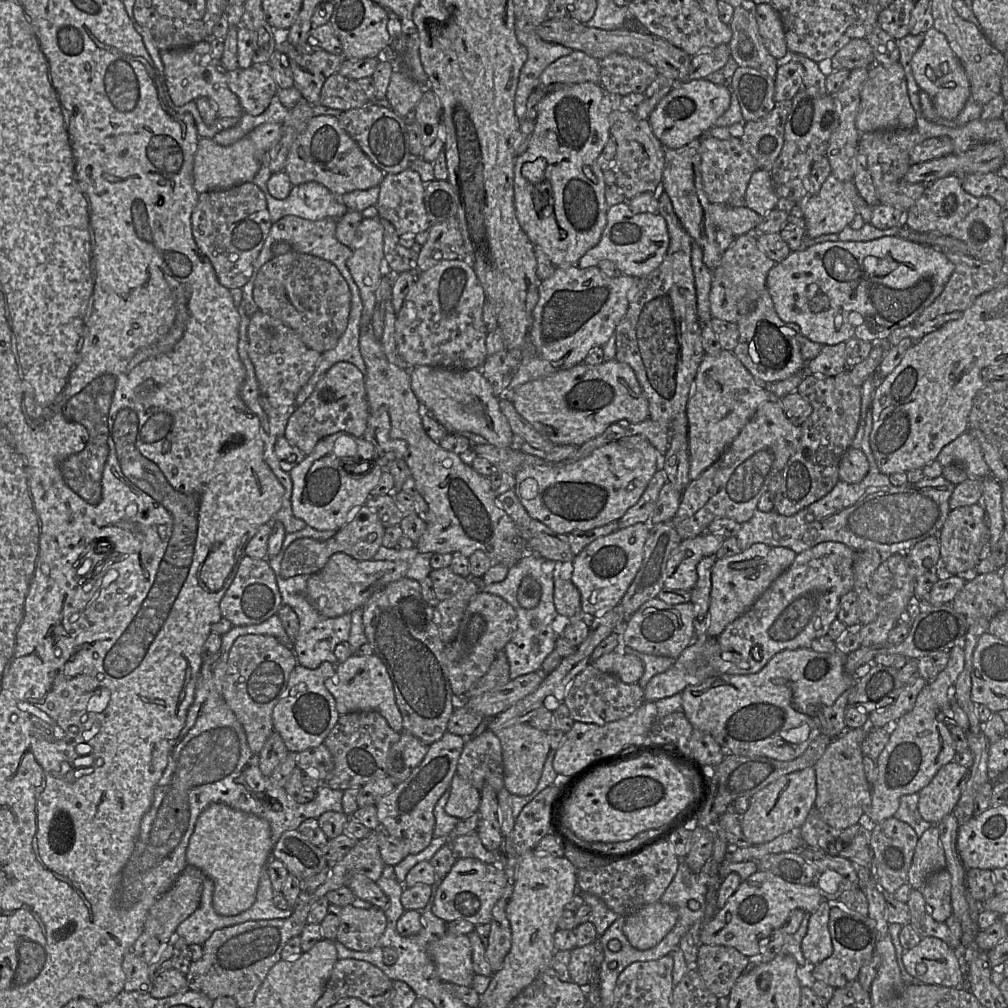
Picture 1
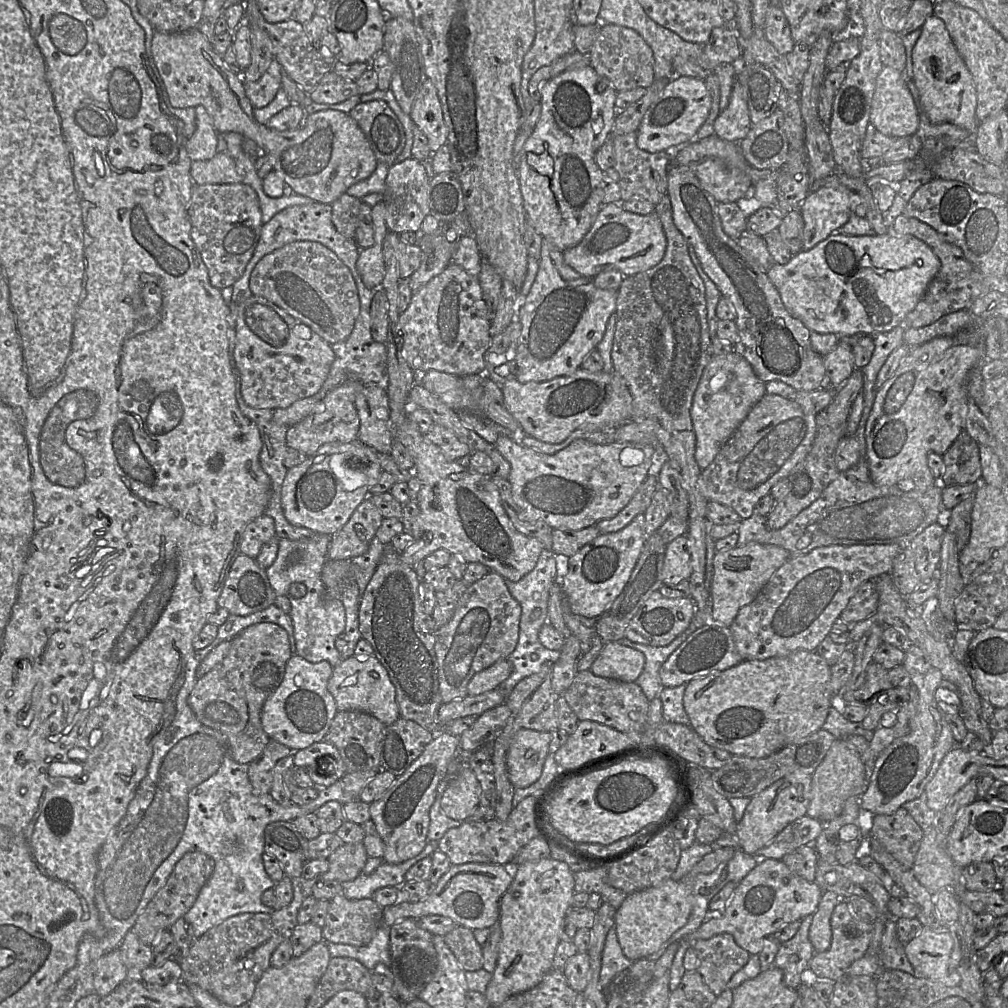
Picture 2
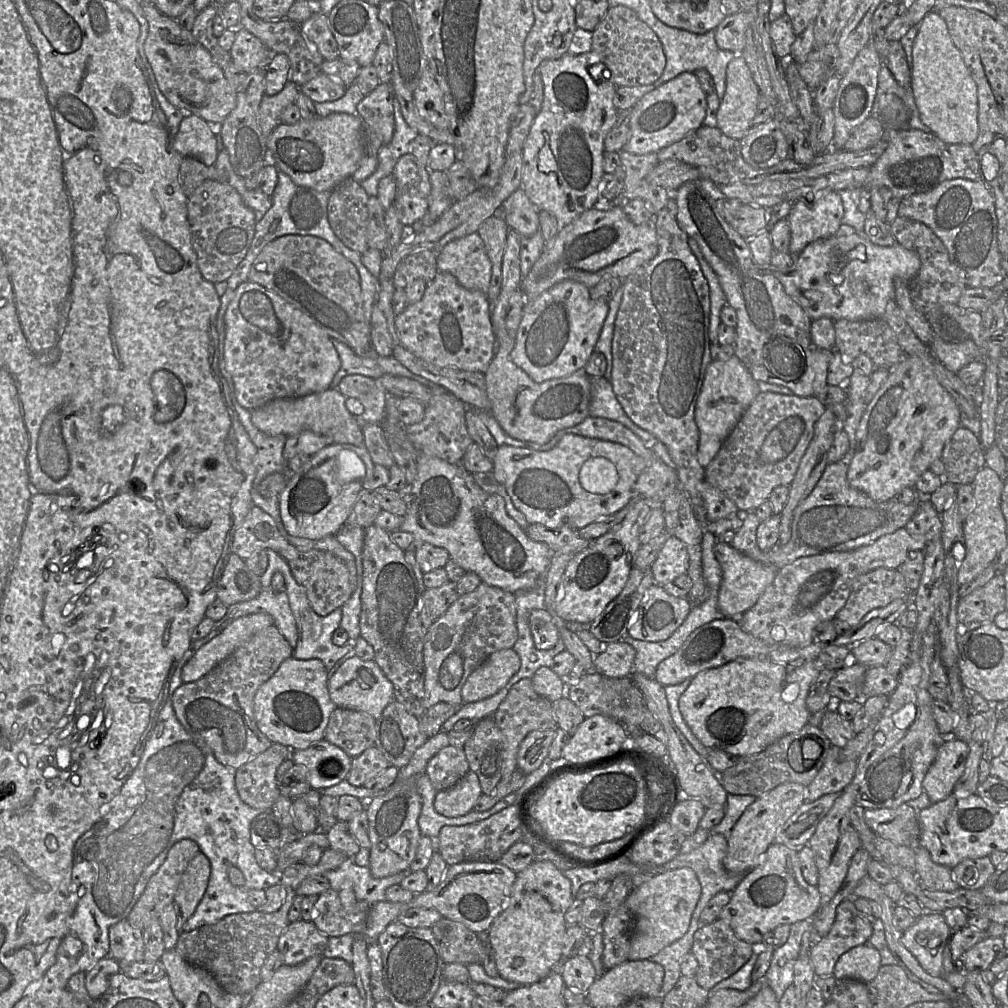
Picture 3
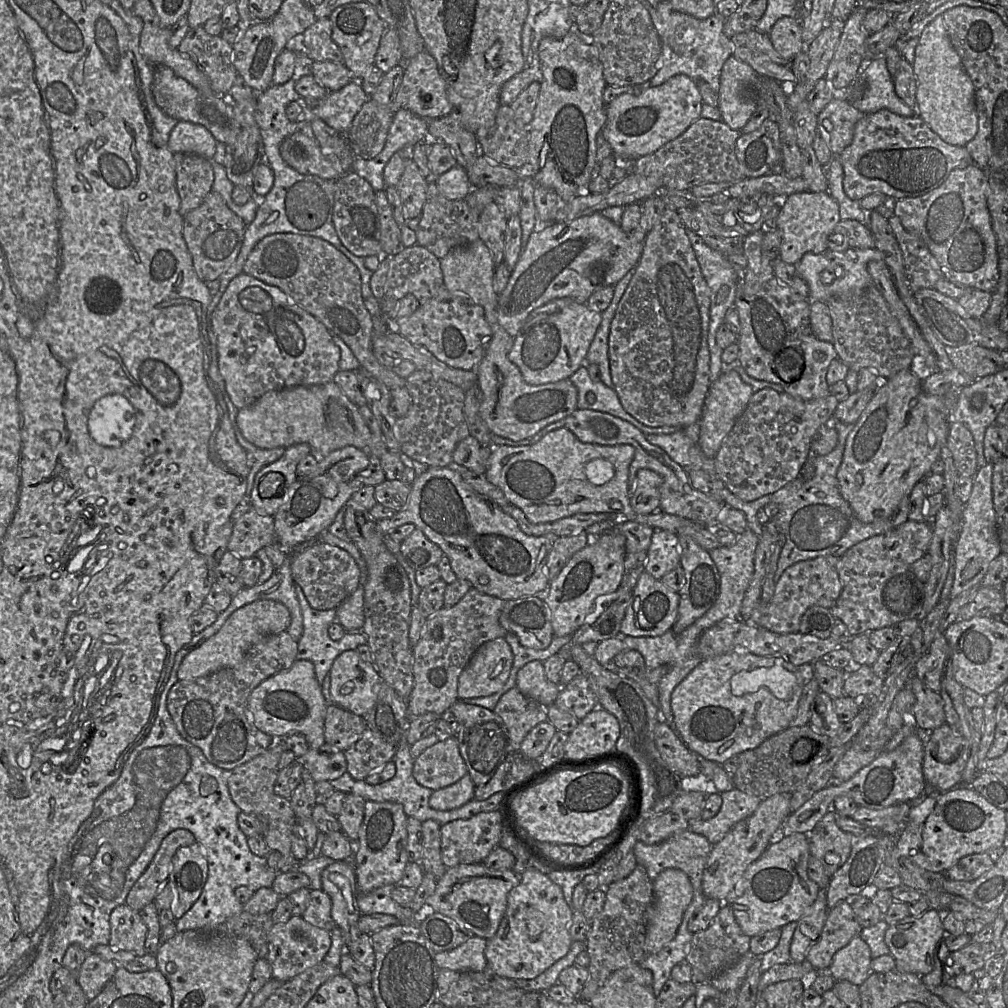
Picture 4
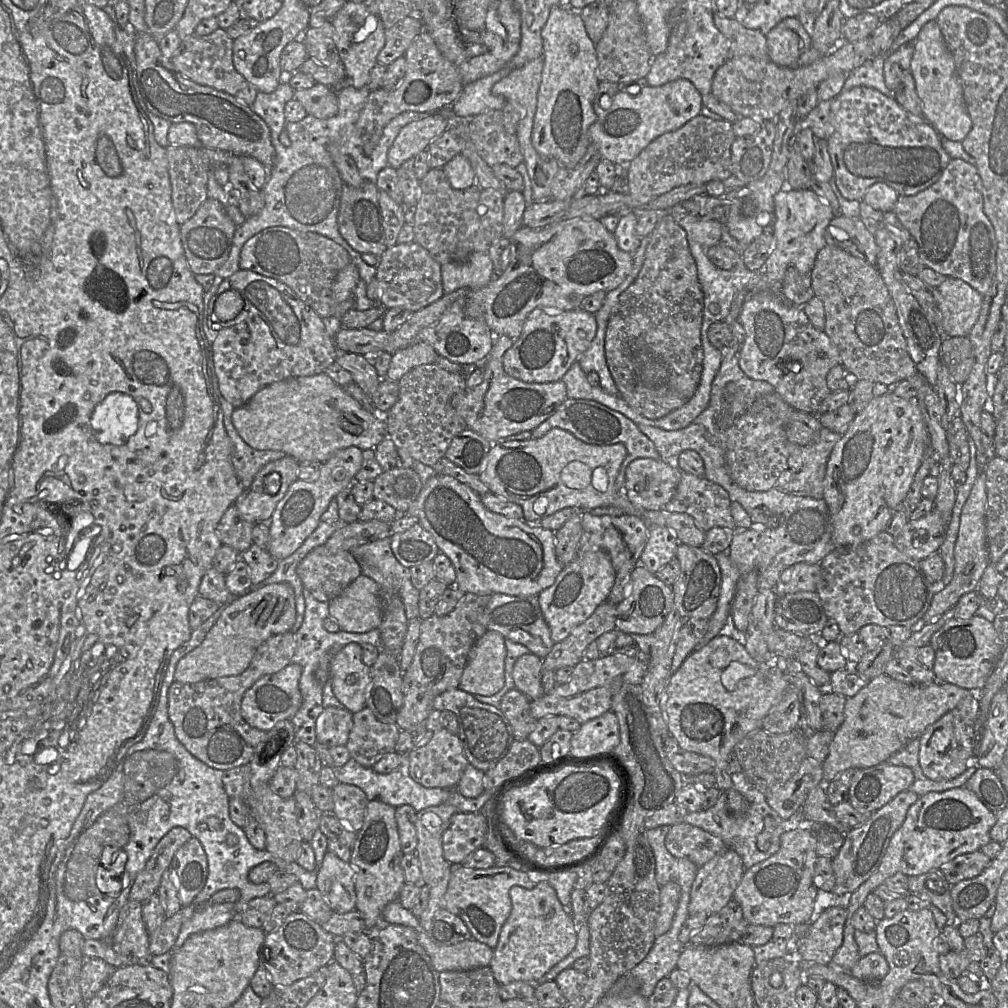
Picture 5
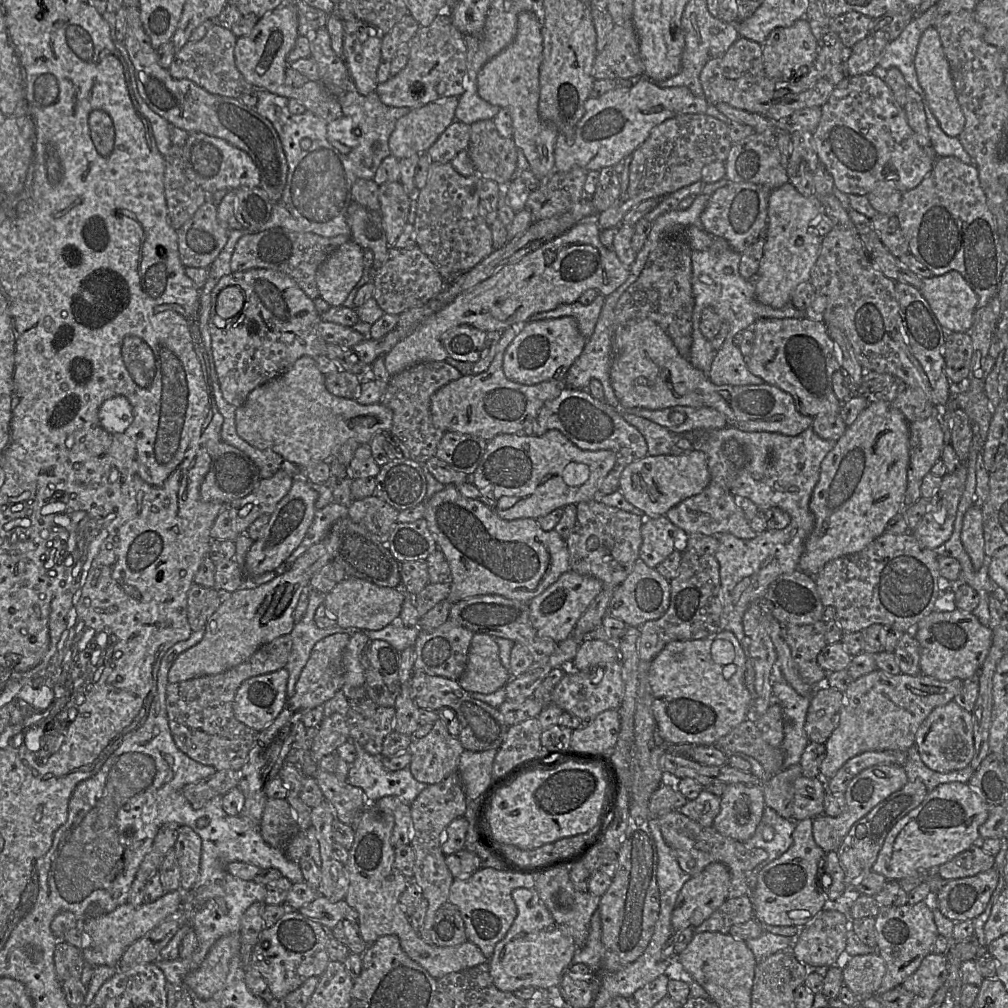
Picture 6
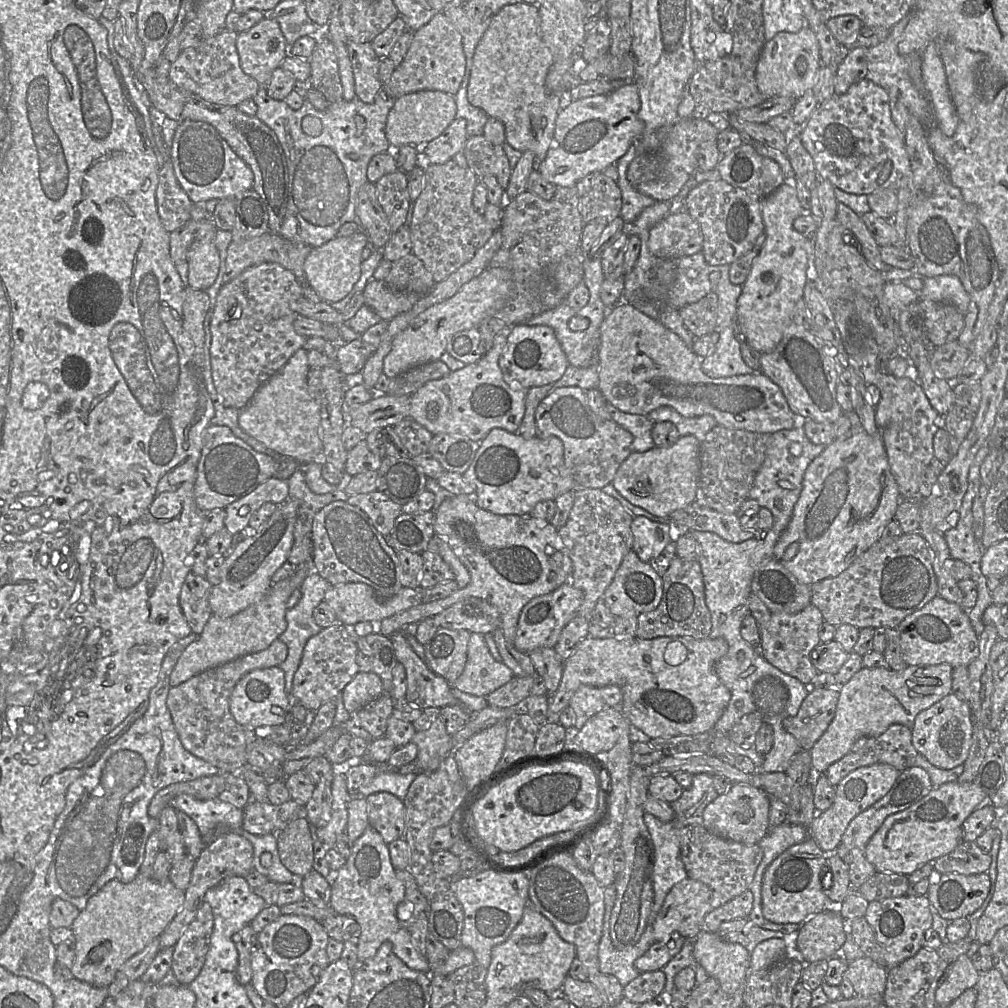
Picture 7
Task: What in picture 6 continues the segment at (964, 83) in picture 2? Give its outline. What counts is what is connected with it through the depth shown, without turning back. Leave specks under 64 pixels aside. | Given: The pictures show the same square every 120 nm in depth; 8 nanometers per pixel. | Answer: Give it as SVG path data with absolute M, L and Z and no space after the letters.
M935 26L927 28L922 34L914 64L919 84L924 90L929 108L937 119L940 128L950 137L959 137L966 120L957 99L949 62Z

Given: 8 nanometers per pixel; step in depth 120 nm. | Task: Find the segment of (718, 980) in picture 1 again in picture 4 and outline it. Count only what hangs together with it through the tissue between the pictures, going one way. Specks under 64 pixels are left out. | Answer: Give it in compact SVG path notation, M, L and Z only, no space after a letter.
M722 903L722 907L709 926L692 935L690 950L685 959L692 968L691 982L710 983L720 972L734 965L742 955L750 950L750 938L738 925L732 907Z

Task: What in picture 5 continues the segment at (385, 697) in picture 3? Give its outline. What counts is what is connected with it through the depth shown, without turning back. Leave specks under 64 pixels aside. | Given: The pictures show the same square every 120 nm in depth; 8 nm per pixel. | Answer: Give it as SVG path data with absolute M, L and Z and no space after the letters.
M349 643L330 661L329 680L338 701L352 714L366 707L370 667L362 662L362 646Z

